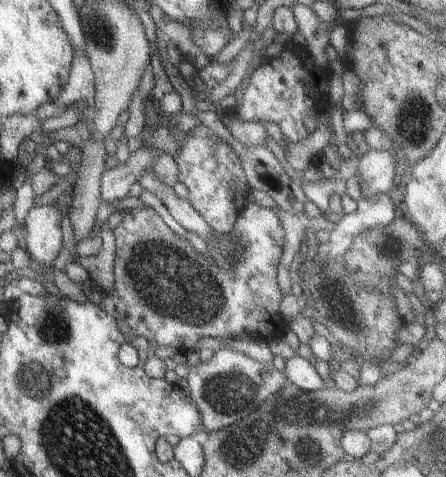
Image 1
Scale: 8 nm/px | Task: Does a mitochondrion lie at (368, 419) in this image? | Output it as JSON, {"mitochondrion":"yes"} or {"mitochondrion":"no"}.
{"mitochondrion":"no"}

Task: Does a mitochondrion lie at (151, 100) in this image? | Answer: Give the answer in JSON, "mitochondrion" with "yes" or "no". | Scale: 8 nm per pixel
{"mitochondrion":"no"}

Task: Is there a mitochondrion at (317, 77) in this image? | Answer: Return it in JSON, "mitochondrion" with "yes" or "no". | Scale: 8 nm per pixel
{"mitochondrion":"no"}

